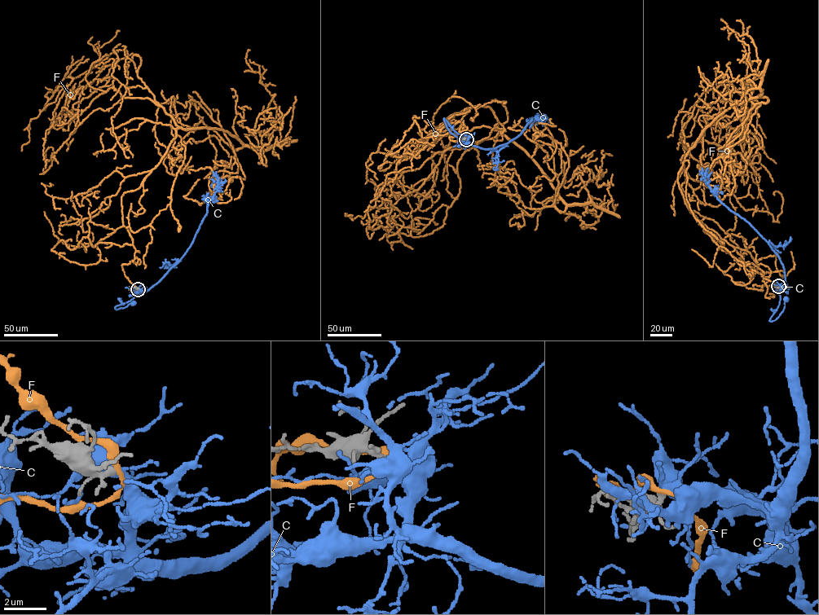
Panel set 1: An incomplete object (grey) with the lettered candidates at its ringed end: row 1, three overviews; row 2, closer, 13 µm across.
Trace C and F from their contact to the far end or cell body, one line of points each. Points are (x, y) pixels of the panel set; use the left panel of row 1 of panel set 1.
C: (138, 289), (138, 294), (116, 306), (115, 309), (132, 304)
F: (138, 289), (123, 194), (175, 129), (243, 144), (195, 100), (168, 99), (154, 128), (181, 155), (170, 169)

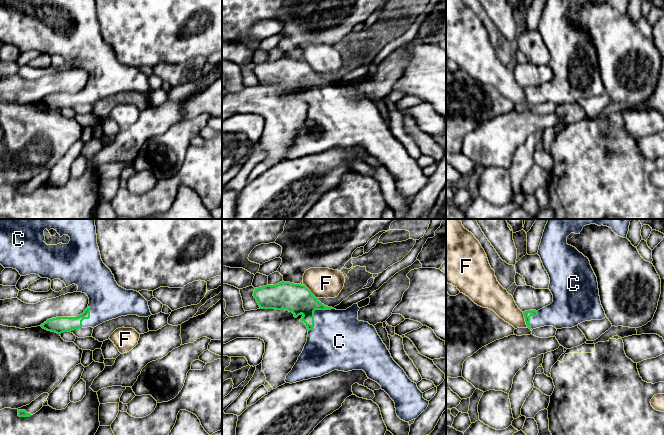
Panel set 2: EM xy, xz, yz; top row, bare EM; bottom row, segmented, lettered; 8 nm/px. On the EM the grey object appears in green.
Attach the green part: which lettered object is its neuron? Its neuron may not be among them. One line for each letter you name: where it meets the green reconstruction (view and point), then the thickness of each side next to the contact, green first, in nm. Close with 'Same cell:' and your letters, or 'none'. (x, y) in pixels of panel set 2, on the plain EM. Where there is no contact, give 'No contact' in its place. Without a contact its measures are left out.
C: Touches green at xz (313, 89). Thickness 240 nm (green) against 380 nm
Same cell: C

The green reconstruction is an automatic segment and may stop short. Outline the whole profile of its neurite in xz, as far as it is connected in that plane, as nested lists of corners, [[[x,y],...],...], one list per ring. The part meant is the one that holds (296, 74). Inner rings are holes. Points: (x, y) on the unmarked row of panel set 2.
[[[280,58],[255,64],[253,69],[260,85],[275,85],[292,88],[294,93],[303,91],[300,97],[307,105],[307,118],[297,138],[286,152],[286,159],[296,159],[311,154],[321,153],[334,146],[363,146],[367,153],[377,158],[395,179],[397,192],[409,198],[416,195],[429,181],[417,160],[412,158],[404,146],[393,136],[389,126],[378,111],[375,103],[368,98],[359,97],[358,80],[346,86],[336,86],[325,82],[311,67],[301,60]]]

